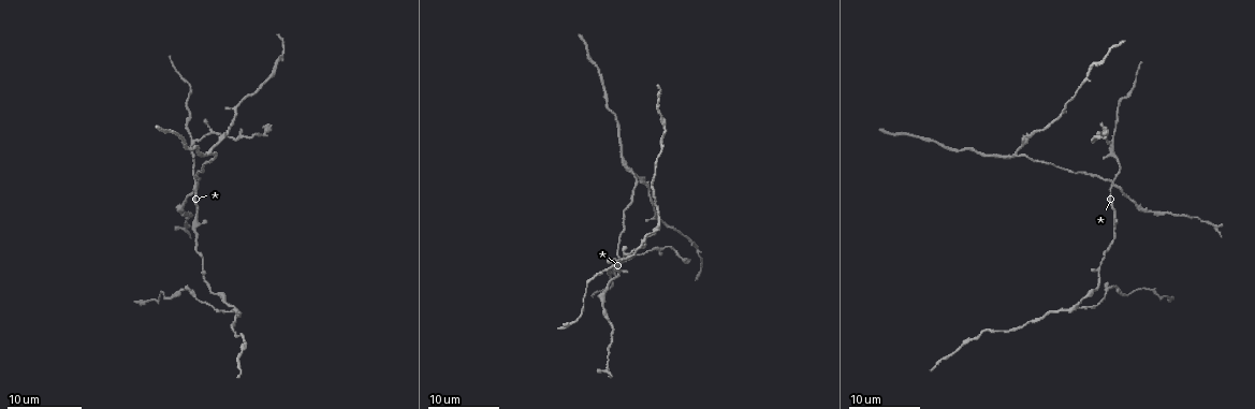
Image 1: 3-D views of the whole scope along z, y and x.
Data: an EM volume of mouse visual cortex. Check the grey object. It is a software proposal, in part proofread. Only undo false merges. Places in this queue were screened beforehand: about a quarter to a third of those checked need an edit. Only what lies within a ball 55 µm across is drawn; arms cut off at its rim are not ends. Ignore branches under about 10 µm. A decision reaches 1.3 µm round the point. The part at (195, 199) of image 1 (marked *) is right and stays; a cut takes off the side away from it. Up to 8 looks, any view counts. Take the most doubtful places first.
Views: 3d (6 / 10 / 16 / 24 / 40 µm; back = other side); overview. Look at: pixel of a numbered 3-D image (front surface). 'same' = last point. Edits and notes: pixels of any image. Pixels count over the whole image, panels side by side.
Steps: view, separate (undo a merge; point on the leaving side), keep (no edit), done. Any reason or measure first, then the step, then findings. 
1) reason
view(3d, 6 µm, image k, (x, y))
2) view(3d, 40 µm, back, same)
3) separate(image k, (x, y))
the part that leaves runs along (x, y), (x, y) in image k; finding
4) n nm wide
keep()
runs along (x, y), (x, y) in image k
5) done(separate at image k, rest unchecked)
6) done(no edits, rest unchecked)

four or more arms meet
view(3d, 24 µm, image 1, (1111, 178))

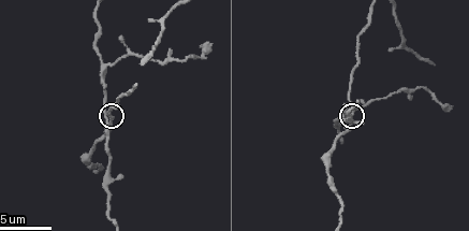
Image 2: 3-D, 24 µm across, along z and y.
closer look
view(3d, 10 µm, same)

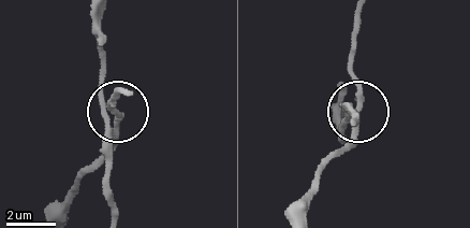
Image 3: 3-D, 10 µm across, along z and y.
240 nm wide
keep()
continuous, no second cell

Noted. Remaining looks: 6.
arms part here
view(3d, 16 µm, image 1, (654, 232))

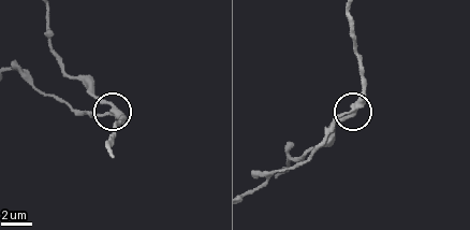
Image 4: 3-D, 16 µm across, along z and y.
zoom in
view(3d, 10 µm, image 4, (106, 112))

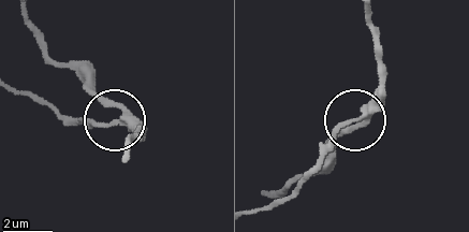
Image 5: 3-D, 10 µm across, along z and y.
3 arms
separate(image 5, (91, 125))
the part that leaves runs along (126, 120), (72, 120), (41, 98), (16, 89) in image 5; two cells meet here

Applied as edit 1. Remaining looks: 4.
view(overview)

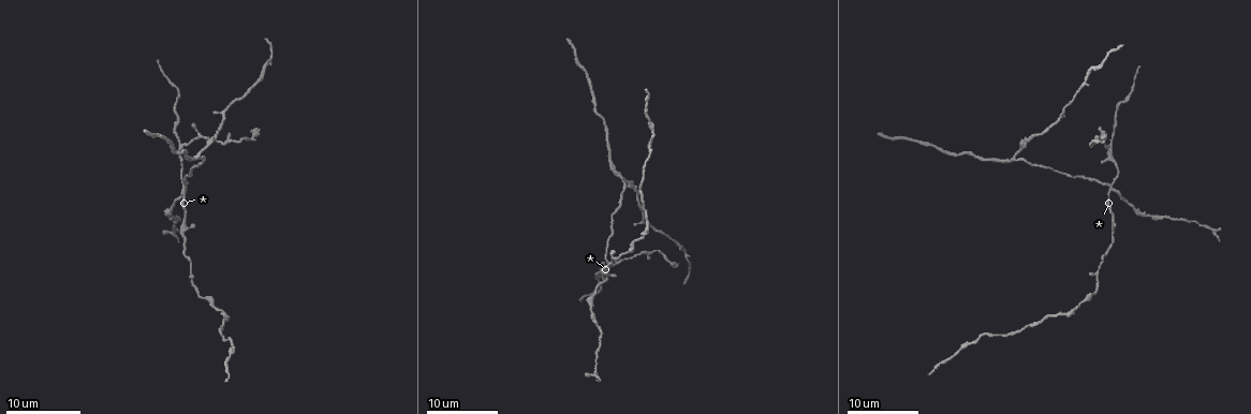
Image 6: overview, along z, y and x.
view(3d, 16 µm, image 6, (1108, 149))

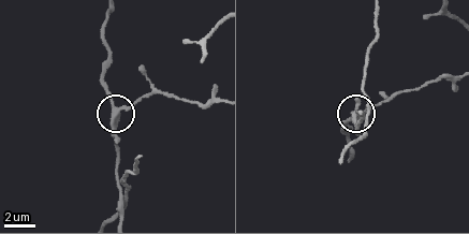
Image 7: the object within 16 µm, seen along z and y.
view(3d, 6 µm, image 7, (116, 110))

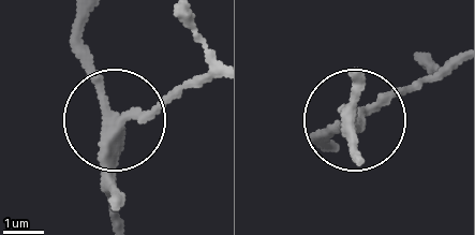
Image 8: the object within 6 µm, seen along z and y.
300 nm wide
separate(image 8, (169, 97))
the part that leaves runs along (123, 120), (212, 83) in image 8; two cells meet here

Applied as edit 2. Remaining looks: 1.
done(separate at image 5, separate at image 8, rest unchecked)

